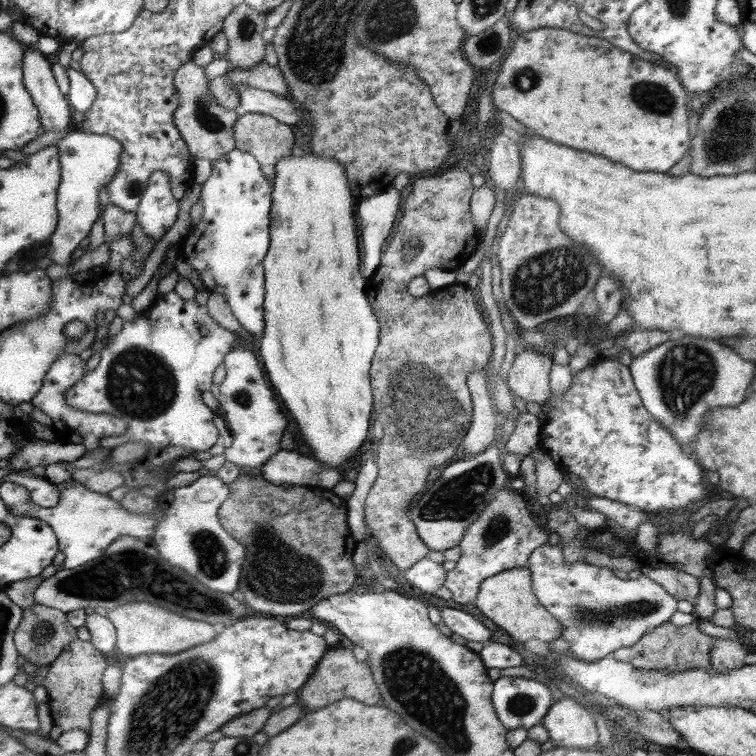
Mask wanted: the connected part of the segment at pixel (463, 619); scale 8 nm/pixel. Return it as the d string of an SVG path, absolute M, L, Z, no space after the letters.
M444 607L440 609L440 613L442 622L453 634L458 634L469 642L492 642L490 630L486 628L483 619L476 617L474 613L453 607Z

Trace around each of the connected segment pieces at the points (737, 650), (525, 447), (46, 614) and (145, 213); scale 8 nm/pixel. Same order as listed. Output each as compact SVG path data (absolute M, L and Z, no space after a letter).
M714 638L714 649L710 651L711 668L714 672L728 672L744 667L747 654L746 647L738 641Z
M519 413L516 428L509 440L501 443L504 453L523 454L525 457L541 446L542 422L531 413Z
M36 604L23 609L20 625L13 638L19 655L37 668L42 668L46 665L49 666L64 652L66 646L70 645L72 641L76 641L77 628L71 626L66 619L66 613L61 610Z
M152 173L134 213L145 234L156 242L174 225L180 212L179 200L171 190L168 174Z

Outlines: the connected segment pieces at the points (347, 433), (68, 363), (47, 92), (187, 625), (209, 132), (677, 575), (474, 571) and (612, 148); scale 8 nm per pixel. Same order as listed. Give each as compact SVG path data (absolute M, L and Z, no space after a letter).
M304 154L304 156L290 155L280 158L276 164L276 176L271 183L271 201L272 209L270 210L270 242L269 251L264 258L264 270L266 270L266 280L264 286L265 299L263 302L265 327L264 336L260 339L260 361L269 384L274 388L279 400L284 401L288 412L296 421L306 444L310 446L316 459L322 466L329 469L336 469L344 464L350 456L354 456L362 446L368 429L370 428L370 414L372 414L373 396L370 384L369 370L371 369L371 360L379 345L379 320L372 310L367 292L366 279L360 276L361 253L358 250L360 241L356 231L356 206L350 190L348 190L348 181L342 165L336 160L330 158L320 158L314 154Z
M61 352L61 355L57 356L56 362L47 370L43 385L34 395L31 403L34 407L43 410L53 420L53 430L58 441L72 444L82 443L86 450L94 450L94 448L102 447L100 446L101 438L123 435L127 432L128 425L121 417L113 414L96 414L96 412L78 410L66 402L64 392L72 388L72 385L85 375L85 365L86 361L82 360L80 355Z
M27 46L23 54L23 86L31 94L39 110L41 124L46 131L71 132L75 129L72 107L56 82L50 57L45 58L38 49Z
M129 602L114 610L108 610L107 613L107 617L116 630L116 648L128 657L152 653L177 654L192 649L198 644L206 644L216 636L212 624L172 614L148 602Z
M188 61L175 72L173 83L178 98L173 123L180 131L193 159L213 161L232 151L235 148L233 126L241 112L221 107L217 103L210 92L209 80L206 78L204 67Z
M644 563L641 571L654 582L662 585L662 588L678 601L688 600L693 602L698 596L700 590L699 578L683 570L666 566L658 568L654 564Z
M509 484L503 486L496 496L488 503L488 506L479 514L479 517L465 530L460 541L461 553L458 562L453 570L446 573L444 586L452 592L452 598L460 605L473 605L479 594L481 582L490 576L494 576L504 570L524 567L529 556L535 548L542 547L548 542L549 532L540 526L535 518L530 517L526 509L526 501L520 495L520 491L513 490Z
M540 27L536 30L529 30L520 34L511 46L510 54L502 60L497 67L498 77L493 85L493 104L500 111L508 112L512 118L522 122L524 126L532 128L538 136L552 140L562 146L570 146L576 150L586 150L592 154L606 156L614 162L622 162L626 168L634 172L668 173L672 166L678 164L686 155L686 150L690 148L690 133L688 133L689 107L687 106L686 89L676 75L676 71L667 65L657 65L656 63L644 60L639 56L630 54L619 48L614 48L607 40L598 37L589 37L582 33L575 33L571 30L560 27Z

